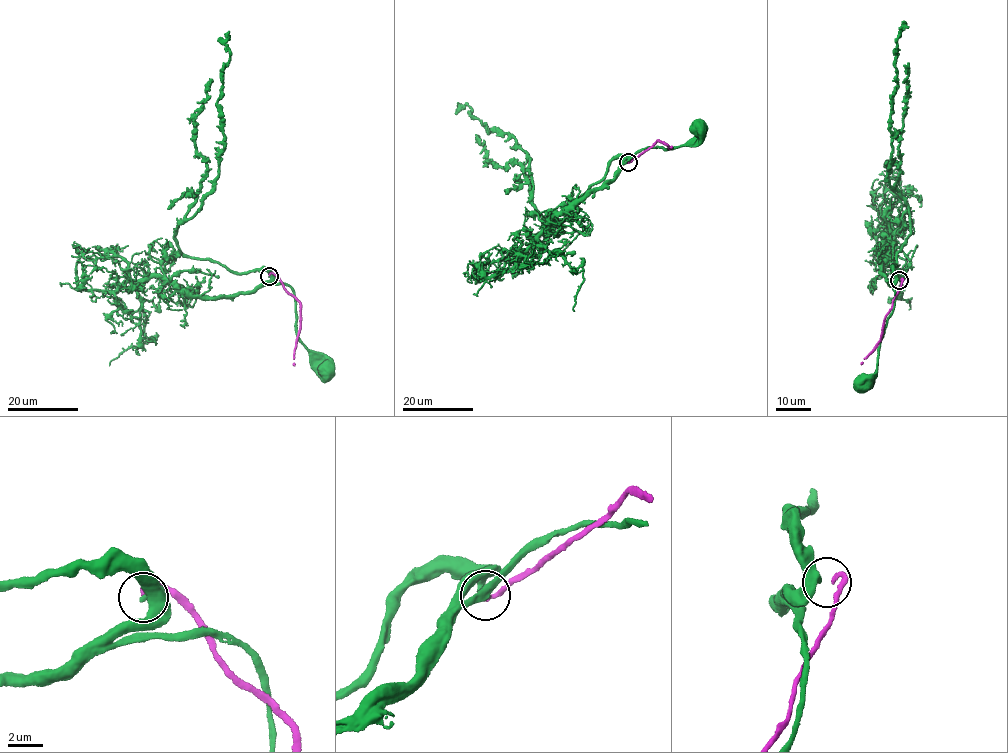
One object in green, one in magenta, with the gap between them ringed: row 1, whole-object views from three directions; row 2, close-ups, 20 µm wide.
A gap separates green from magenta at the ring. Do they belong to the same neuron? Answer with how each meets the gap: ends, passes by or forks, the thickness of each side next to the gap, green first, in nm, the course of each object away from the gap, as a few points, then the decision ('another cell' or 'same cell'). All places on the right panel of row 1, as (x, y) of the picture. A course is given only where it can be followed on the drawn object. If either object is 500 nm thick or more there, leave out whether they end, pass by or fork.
green ends there; magenta ends there; 480 nm thick on the green side, 240 nm on the other; green runs (898, 280), (891, 283), (895, 285), (893, 312), (880, 345), (876, 375), (867, 385); magenta runs (900, 280), (878, 345), (860, 364); another cell

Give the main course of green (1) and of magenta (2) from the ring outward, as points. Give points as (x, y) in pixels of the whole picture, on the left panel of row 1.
1: (269, 276), (265, 284), (285, 283), (293, 290), (297, 338), (323, 359), (327, 370)
2: (268, 275), (271, 273), (279, 279), (300, 305), (294, 366)

